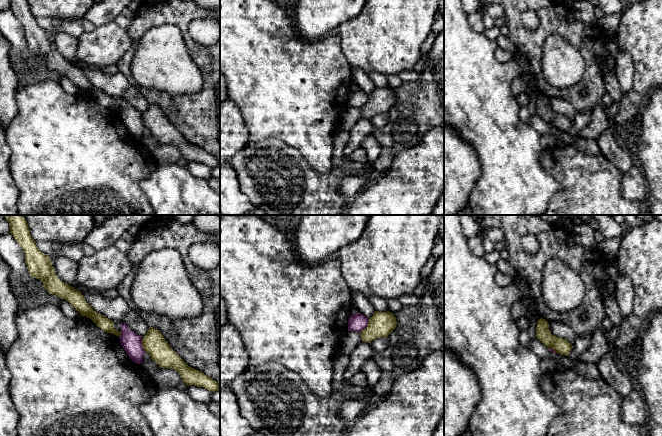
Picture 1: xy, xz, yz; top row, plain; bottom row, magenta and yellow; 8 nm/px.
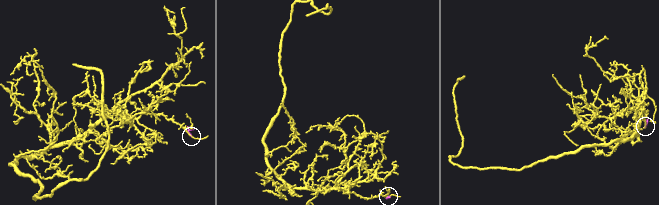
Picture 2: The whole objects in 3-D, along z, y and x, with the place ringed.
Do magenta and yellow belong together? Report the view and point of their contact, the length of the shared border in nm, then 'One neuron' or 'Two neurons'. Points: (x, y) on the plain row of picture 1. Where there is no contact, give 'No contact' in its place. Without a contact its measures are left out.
Touches magenta at xy (141, 121). Shared border 120 nm. Two neurons

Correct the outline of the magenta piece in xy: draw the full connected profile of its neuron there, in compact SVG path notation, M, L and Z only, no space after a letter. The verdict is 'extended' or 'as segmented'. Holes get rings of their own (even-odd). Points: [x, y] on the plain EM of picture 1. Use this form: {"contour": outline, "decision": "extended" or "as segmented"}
{"contour": "M121 99L119 115L129 134L134 139L140 140L145 129L142 122L142 113L134 109L127 101Z", "decision": "as segmented"}

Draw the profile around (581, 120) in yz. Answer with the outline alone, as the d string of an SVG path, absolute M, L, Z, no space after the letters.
M577 111L572 125L568 131L573 139L579 139L581 131L589 125L592 119L592 111L589 113L583 113Z

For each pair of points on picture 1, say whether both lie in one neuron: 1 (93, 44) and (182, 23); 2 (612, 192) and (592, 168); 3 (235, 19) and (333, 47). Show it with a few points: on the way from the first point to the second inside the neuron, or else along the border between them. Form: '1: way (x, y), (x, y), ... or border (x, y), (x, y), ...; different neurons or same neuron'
1: border (127, 29), (133, 45), (120, 58); different neurons
2: way (606, 186), (594, 174); same neuron
3: way (259, 43), (277, 60), (309, 59); same neuron

